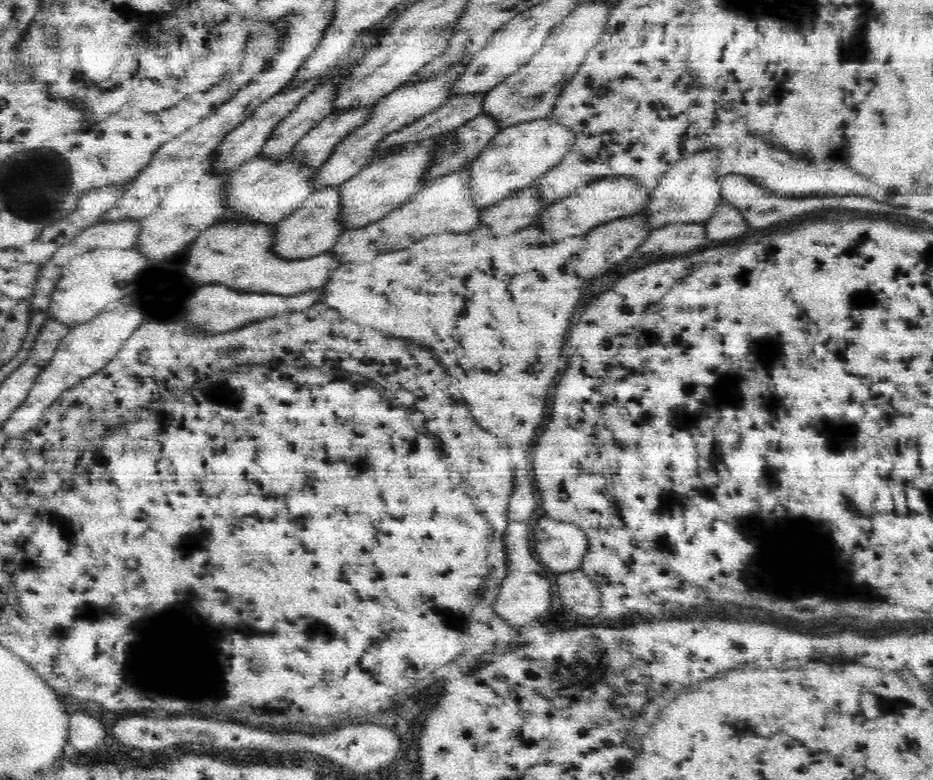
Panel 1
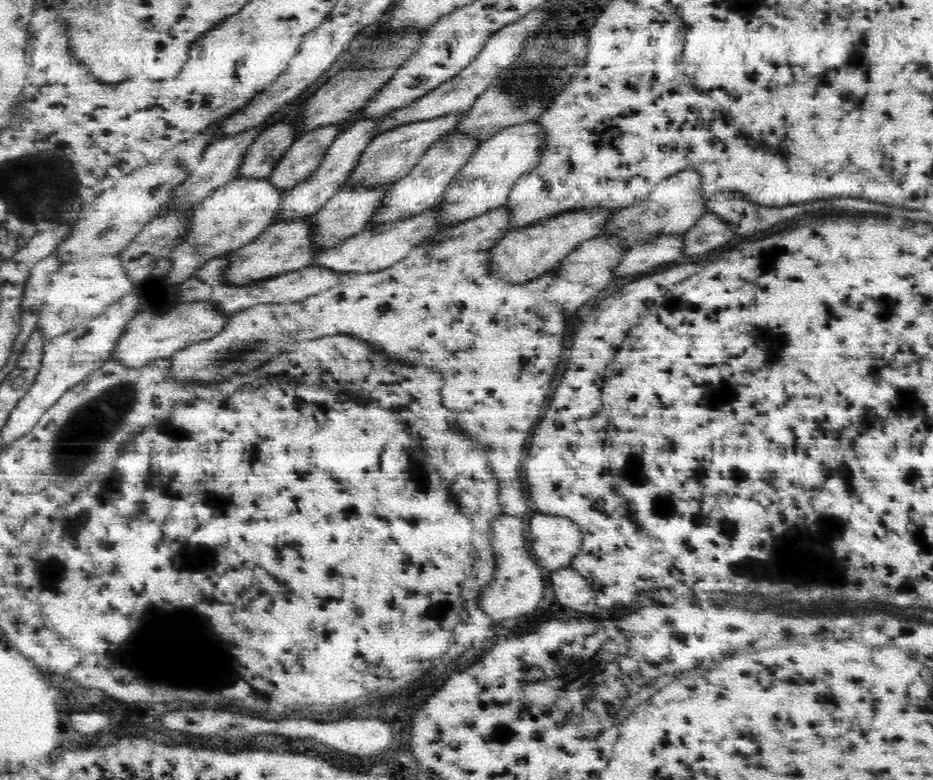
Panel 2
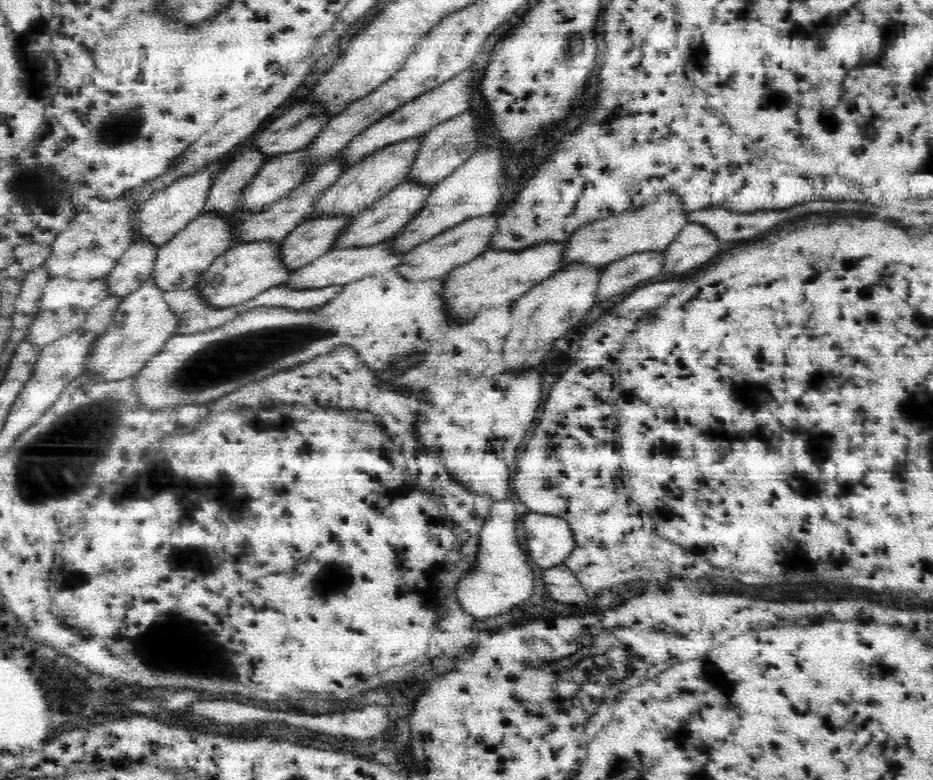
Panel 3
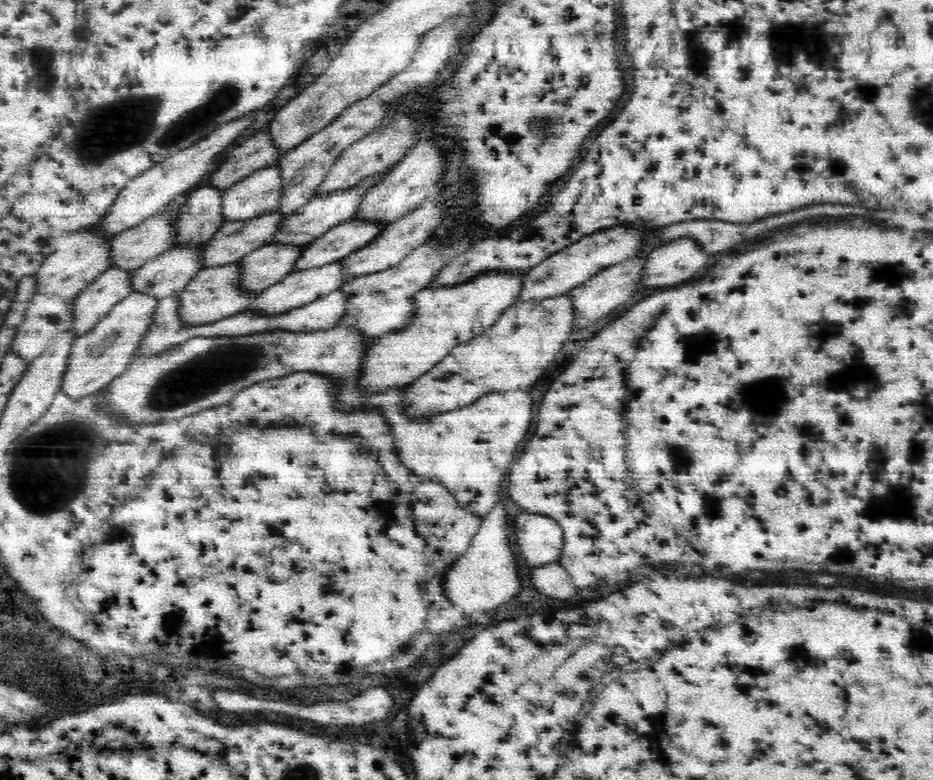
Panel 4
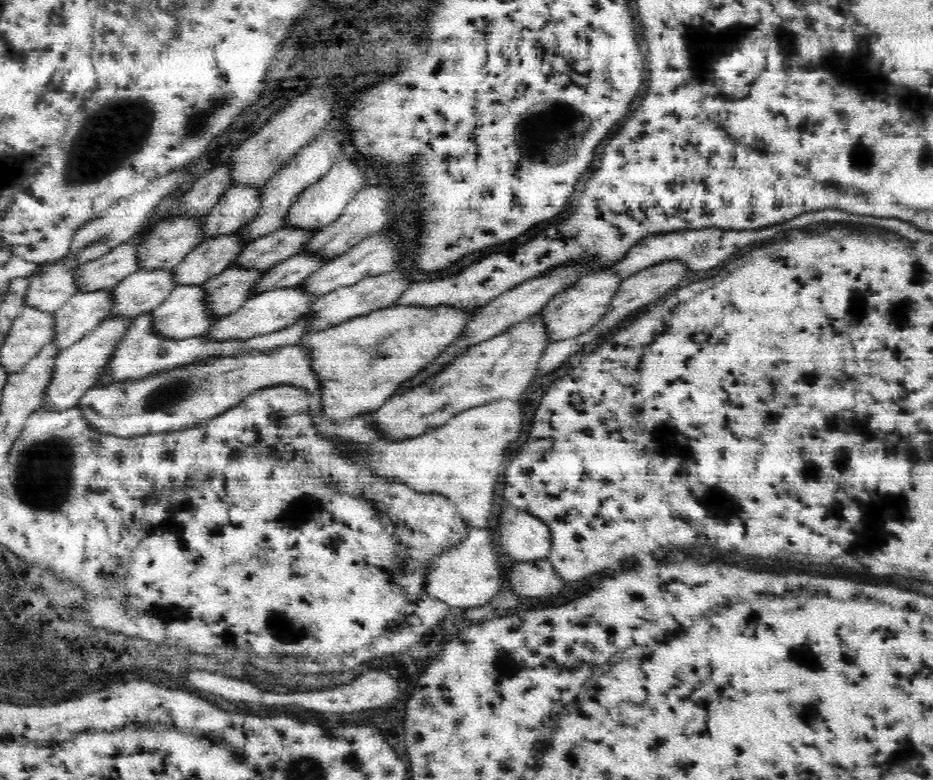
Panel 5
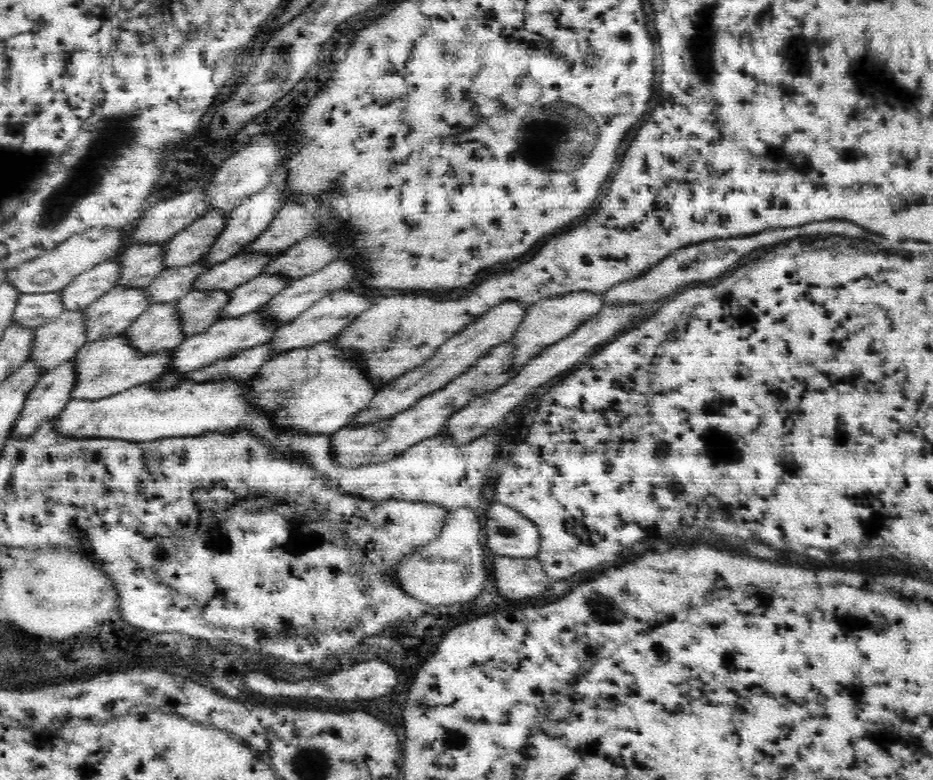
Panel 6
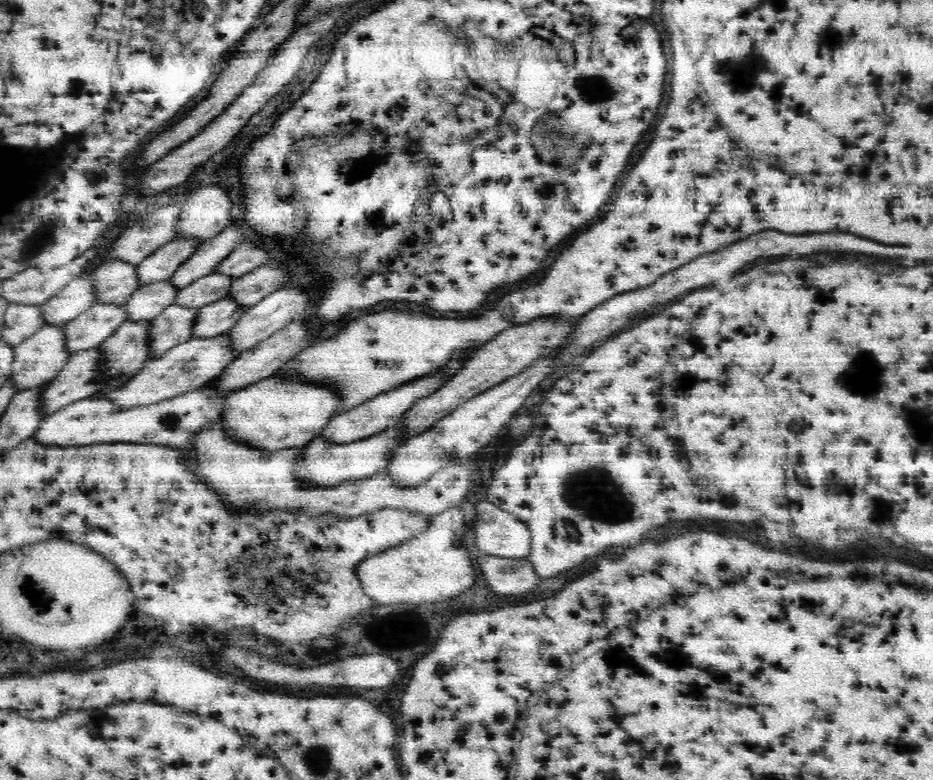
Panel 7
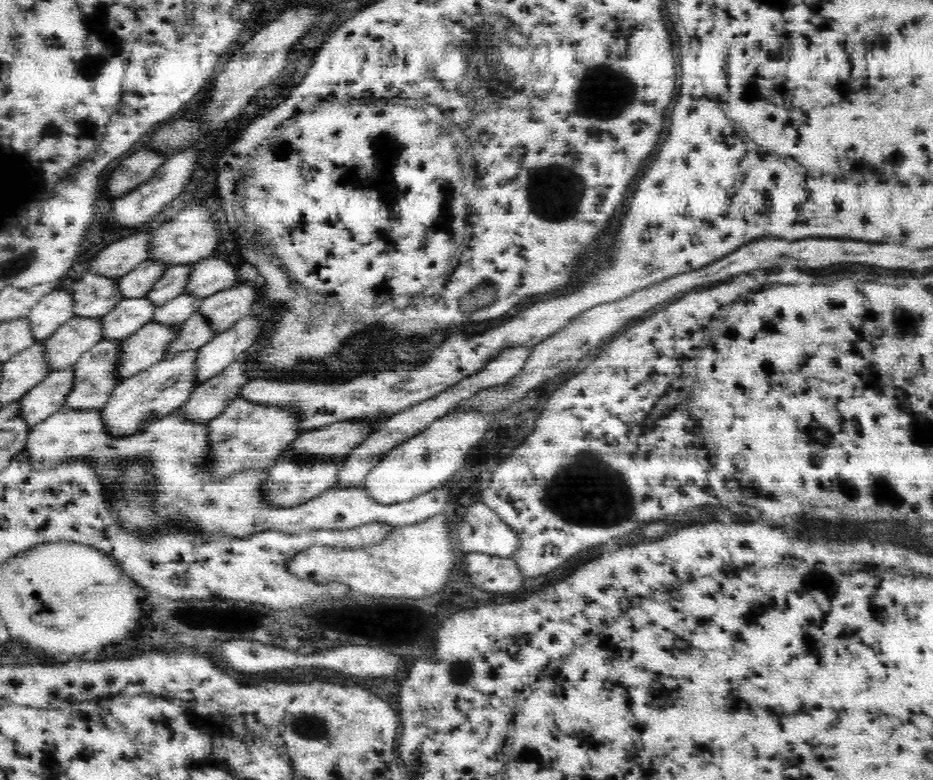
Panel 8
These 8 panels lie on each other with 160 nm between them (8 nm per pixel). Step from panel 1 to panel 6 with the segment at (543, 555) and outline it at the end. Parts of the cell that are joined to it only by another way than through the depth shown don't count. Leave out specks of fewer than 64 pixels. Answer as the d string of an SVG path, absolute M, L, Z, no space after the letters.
M500 502L486 512L488 520L483 530L486 544L495 556L531 559L540 550L540 531L526 516Z

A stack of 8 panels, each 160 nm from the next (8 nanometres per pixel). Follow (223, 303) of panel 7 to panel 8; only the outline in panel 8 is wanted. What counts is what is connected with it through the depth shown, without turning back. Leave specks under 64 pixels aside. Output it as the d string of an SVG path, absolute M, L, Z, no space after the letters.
M200 312L193 313L192 317L179 328L176 340L172 340L172 344L168 344L164 357L176 355L179 352L199 350L216 335L216 331L208 319Z

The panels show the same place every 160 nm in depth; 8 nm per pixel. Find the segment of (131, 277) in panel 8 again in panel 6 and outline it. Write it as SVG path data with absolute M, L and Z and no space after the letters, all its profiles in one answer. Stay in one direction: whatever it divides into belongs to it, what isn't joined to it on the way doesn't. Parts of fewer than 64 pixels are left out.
M212 209L174 235L166 244L164 263L166 268L178 268L202 259L209 252L227 220L224 213Z

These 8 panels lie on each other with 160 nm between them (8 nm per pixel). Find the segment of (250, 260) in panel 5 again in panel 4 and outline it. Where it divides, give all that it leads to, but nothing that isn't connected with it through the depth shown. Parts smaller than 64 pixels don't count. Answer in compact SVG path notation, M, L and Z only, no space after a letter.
M392 167L385 168L382 172L369 176L366 180L356 184L355 187L324 193L323 195L315 195L306 205L301 208L300 212L286 216L285 220L280 224L278 232L274 236L274 240L270 242L272 245L296 245L296 247L305 247L315 238L322 236L331 228L338 226L340 223L352 219L360 202L364 200L364 196L368 194L370 188L374 188L376 184L380 184L380 180L384 180L384 176L392 170Z

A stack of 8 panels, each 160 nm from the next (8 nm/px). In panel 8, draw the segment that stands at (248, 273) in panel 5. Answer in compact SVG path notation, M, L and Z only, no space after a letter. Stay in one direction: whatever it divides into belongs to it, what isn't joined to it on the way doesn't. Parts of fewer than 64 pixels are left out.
M150 322L125 338L120 346L118 378L130 378L153 364L159 363L166 353L168 344L176 340L179 328Z

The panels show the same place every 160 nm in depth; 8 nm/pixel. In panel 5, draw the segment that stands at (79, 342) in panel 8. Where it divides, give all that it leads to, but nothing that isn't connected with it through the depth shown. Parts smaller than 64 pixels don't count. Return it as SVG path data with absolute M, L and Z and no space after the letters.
M138 269L112 289L110 315L136 318L162 304L176 287L172 269Z

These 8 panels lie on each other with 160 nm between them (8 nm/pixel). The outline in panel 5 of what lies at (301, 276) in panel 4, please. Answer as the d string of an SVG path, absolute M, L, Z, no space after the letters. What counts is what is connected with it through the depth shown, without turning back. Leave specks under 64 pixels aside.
M300 285L261 292L259 295L254 295L251 299L246 300L239 309L236 309L236 312L231 315L221 316L216 324L212 324L208 328L208 332L204 334L204 337L210 339L210 341L246 340L258 335L276 332L281 328L294 324L300 317L308 314L308 310L316 300L318 300L318 297L308 295L304 291L304 287L300 287Z

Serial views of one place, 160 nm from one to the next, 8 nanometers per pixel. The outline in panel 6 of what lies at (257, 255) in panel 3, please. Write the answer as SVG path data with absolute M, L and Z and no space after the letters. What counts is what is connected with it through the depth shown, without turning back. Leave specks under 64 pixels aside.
M174 300L154 303L121 334L142 353L170 352L187 338L178 313Z

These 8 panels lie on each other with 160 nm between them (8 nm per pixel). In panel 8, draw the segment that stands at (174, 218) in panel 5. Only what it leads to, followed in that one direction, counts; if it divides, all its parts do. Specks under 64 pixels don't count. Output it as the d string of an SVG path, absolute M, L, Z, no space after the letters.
M92 272L70 288L74 297L74 318L99 318L109 314L123 298L118 287L119 279L96 275Z

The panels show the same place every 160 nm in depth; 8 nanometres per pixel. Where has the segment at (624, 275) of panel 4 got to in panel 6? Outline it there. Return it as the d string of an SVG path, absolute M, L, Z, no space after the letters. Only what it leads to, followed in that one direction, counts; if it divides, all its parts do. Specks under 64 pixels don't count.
M588 291L569 292L567 295L542 299L538 303L530 305L522 322L520 322L520 326L518 326L518 330L510 340L514 345L514 356L512 356L512 362L510 362L510 371L520 370L528 360L535 357L544 347L572 334L576 328L580 328L582 324L598 314L604 305L604 293Z

